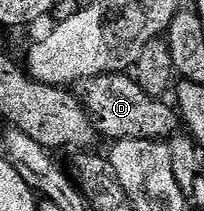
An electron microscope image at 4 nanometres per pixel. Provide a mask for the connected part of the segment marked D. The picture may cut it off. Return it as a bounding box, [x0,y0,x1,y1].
[81,73,177,140]

